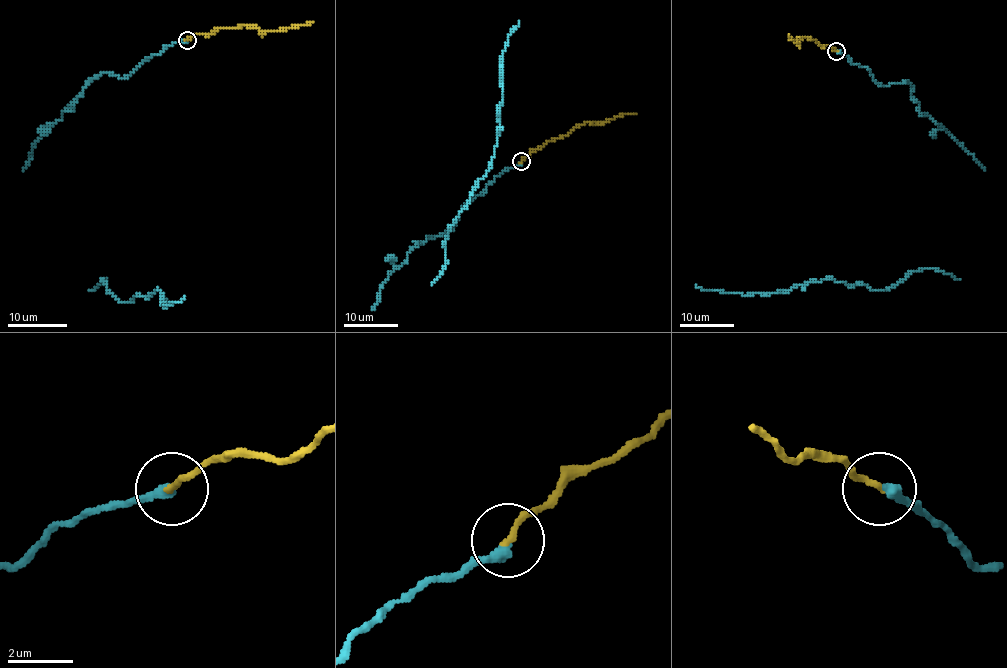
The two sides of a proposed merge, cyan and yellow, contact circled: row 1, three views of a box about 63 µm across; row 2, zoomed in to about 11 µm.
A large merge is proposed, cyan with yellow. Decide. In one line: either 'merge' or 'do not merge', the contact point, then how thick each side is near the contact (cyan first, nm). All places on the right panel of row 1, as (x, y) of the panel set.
merge; place (836, 51); calibres 360 and 190 nm

